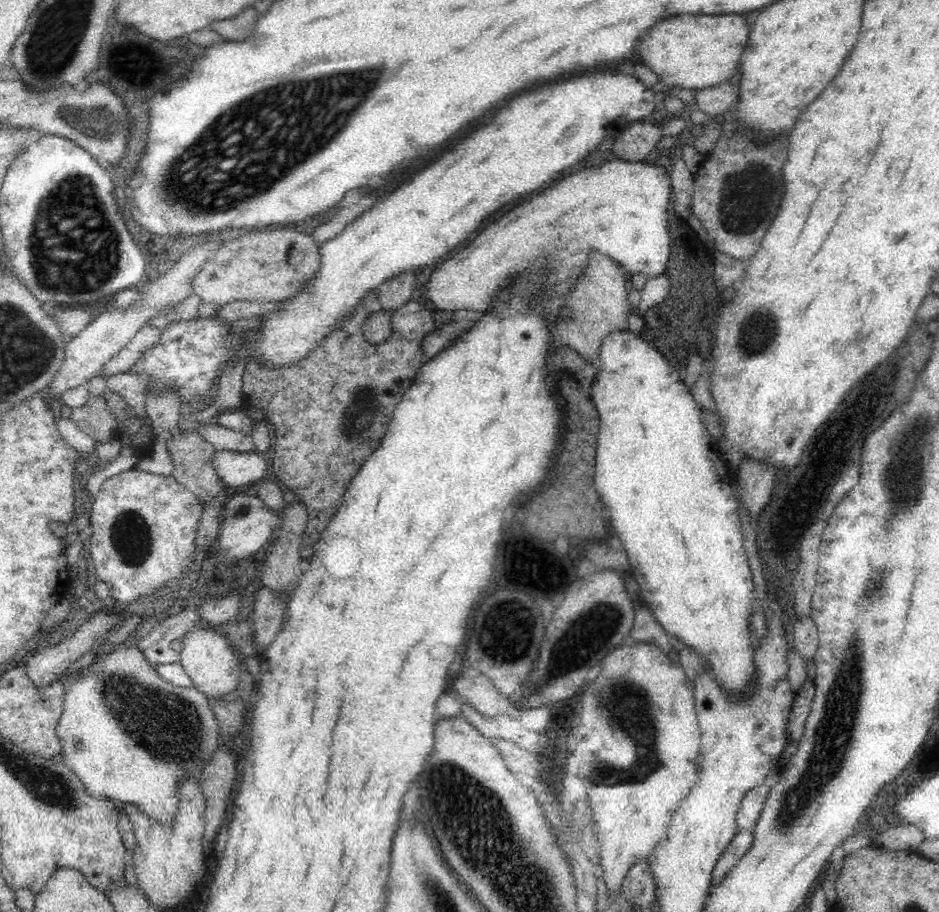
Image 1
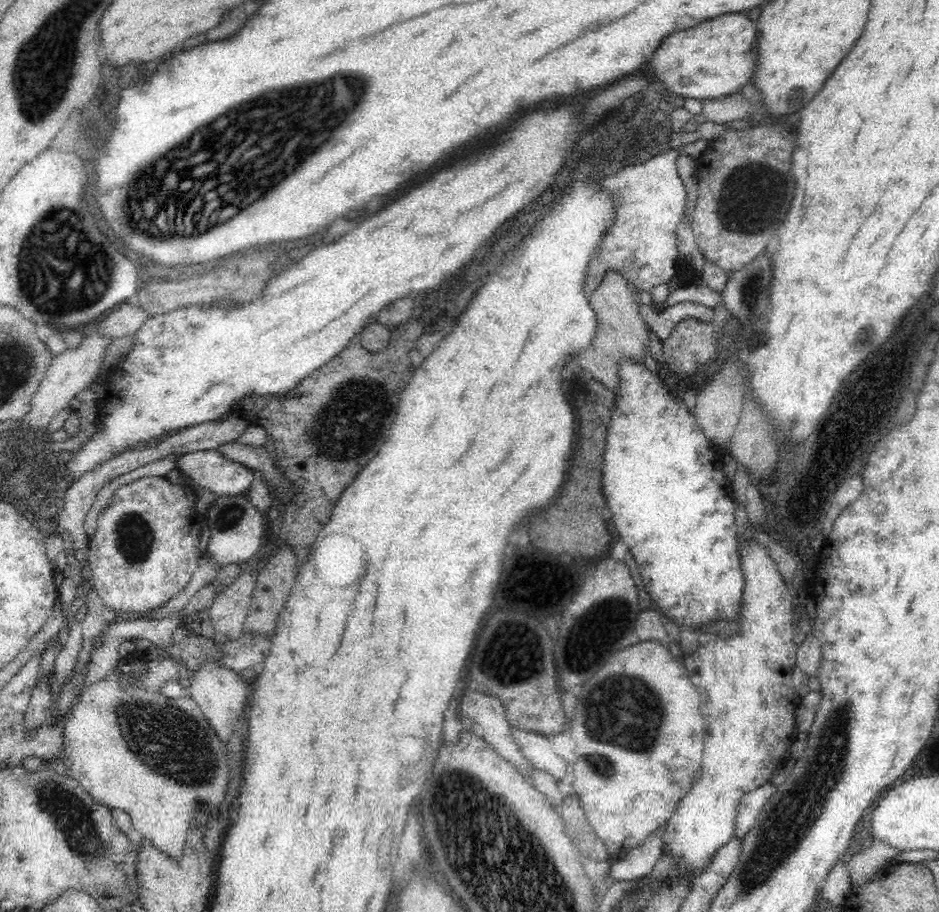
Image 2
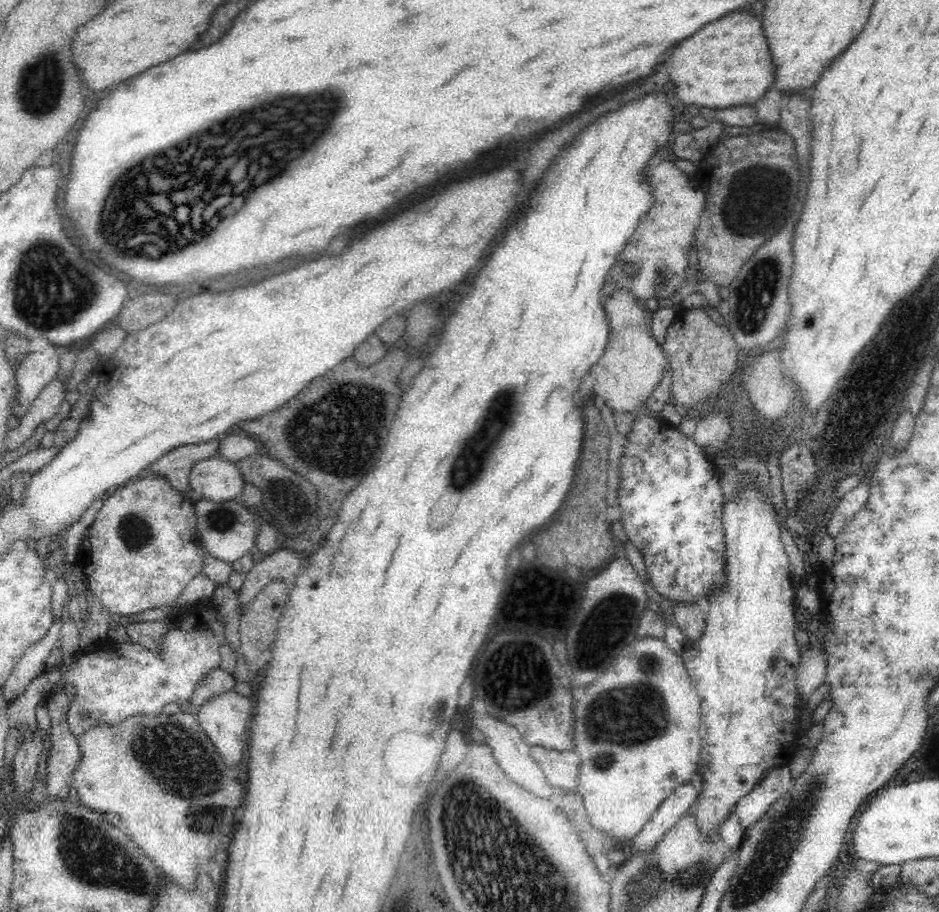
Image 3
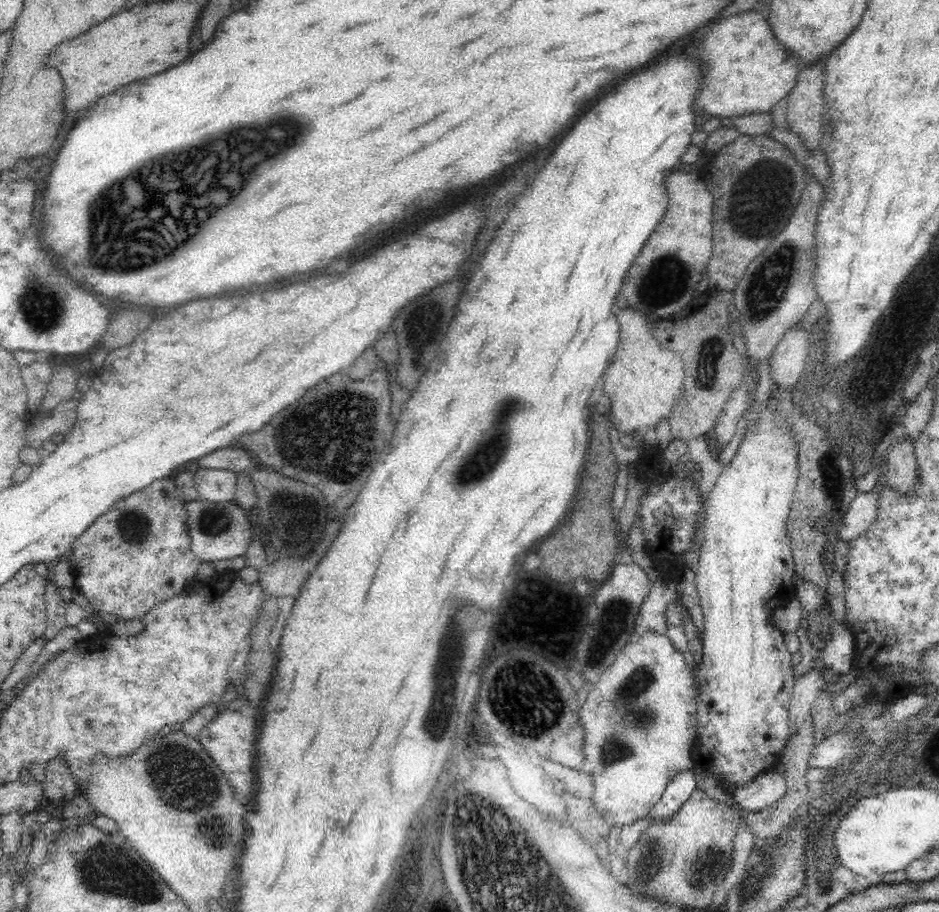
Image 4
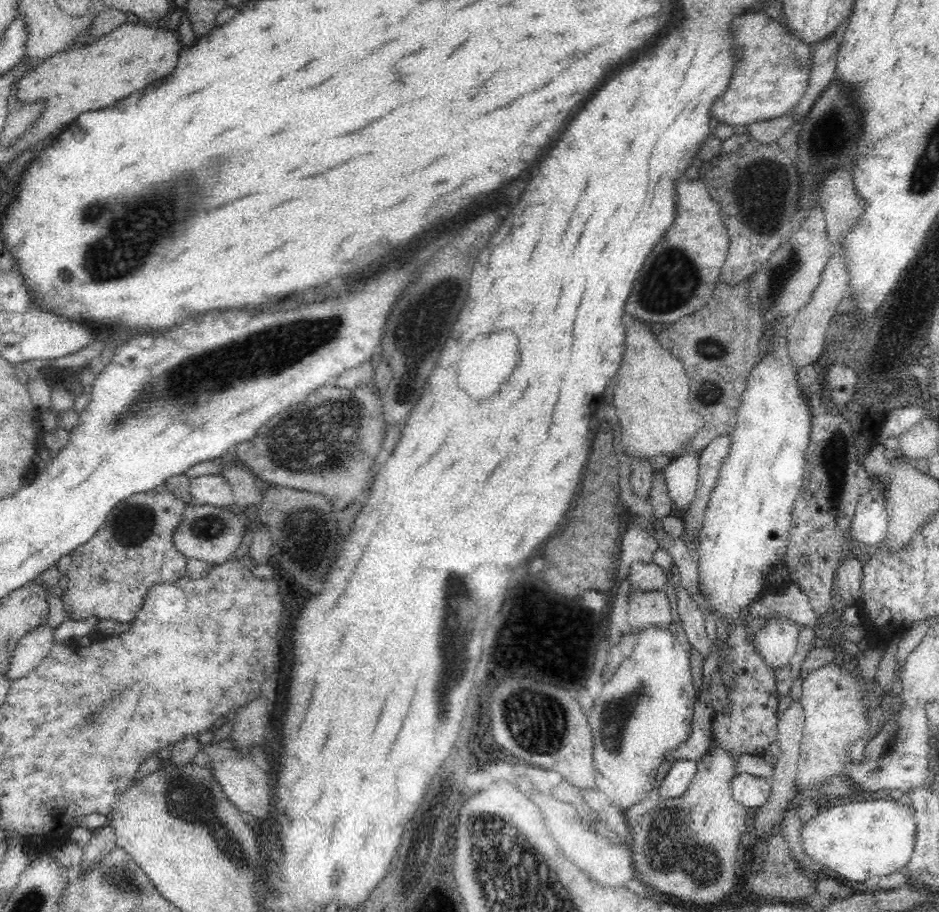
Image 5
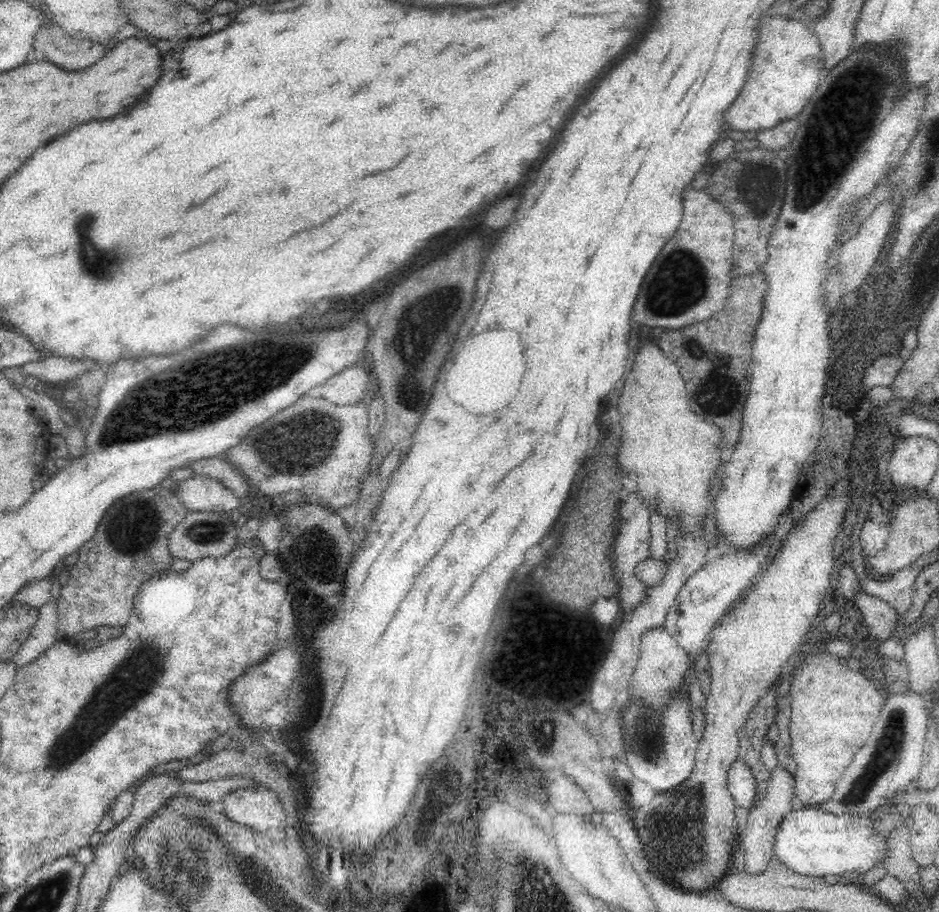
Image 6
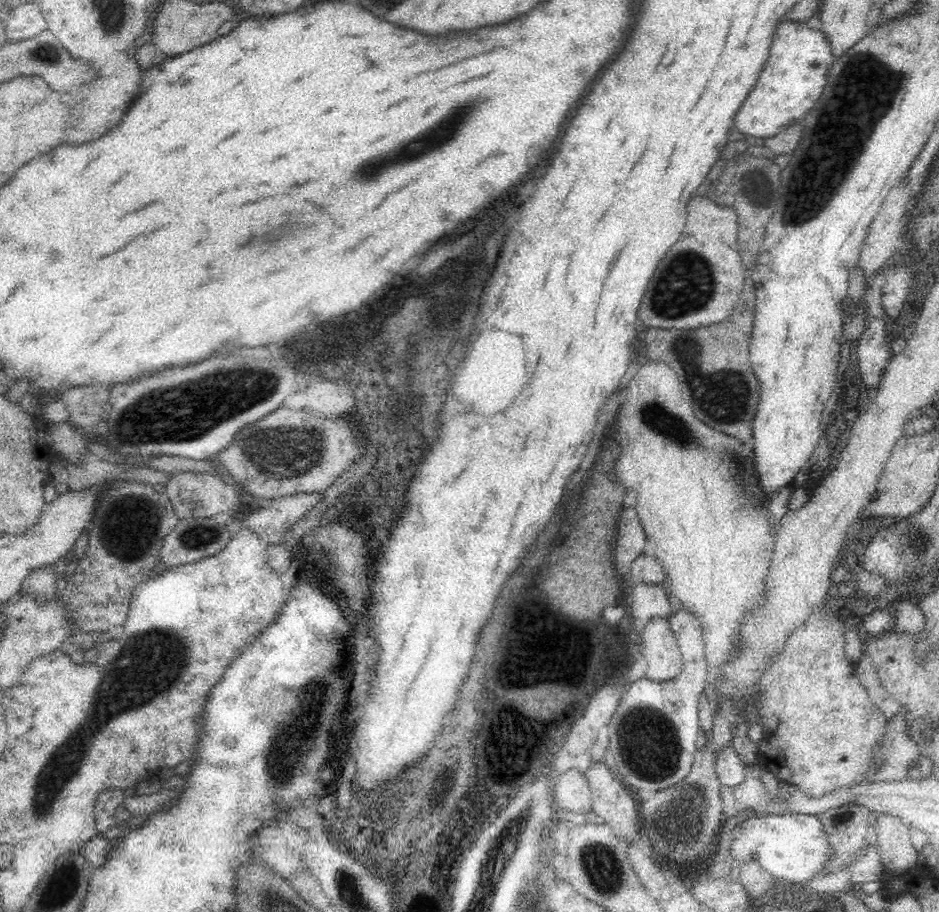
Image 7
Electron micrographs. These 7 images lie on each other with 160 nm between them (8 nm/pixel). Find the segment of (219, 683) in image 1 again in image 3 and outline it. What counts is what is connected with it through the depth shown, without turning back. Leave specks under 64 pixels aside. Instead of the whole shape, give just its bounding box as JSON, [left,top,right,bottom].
[197,690,254,773]

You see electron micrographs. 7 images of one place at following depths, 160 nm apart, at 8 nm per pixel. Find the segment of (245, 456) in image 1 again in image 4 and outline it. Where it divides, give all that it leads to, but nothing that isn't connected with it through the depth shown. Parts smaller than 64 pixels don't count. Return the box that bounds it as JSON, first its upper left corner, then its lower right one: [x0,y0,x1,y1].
[193,469,237,503]

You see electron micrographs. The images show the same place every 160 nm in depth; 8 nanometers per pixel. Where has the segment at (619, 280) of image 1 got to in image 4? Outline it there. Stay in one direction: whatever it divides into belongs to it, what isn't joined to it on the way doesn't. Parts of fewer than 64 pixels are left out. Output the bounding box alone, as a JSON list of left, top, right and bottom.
[604,308,685,437]

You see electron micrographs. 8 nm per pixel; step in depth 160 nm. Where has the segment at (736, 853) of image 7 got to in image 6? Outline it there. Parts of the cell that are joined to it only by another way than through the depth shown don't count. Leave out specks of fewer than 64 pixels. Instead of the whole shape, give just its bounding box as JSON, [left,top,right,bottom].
[772,807,890,878]

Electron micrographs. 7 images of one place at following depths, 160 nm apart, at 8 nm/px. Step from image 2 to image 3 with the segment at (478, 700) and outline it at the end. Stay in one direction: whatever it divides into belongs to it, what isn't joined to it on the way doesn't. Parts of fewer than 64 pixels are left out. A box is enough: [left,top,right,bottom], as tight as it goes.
[472,714,552,798]

